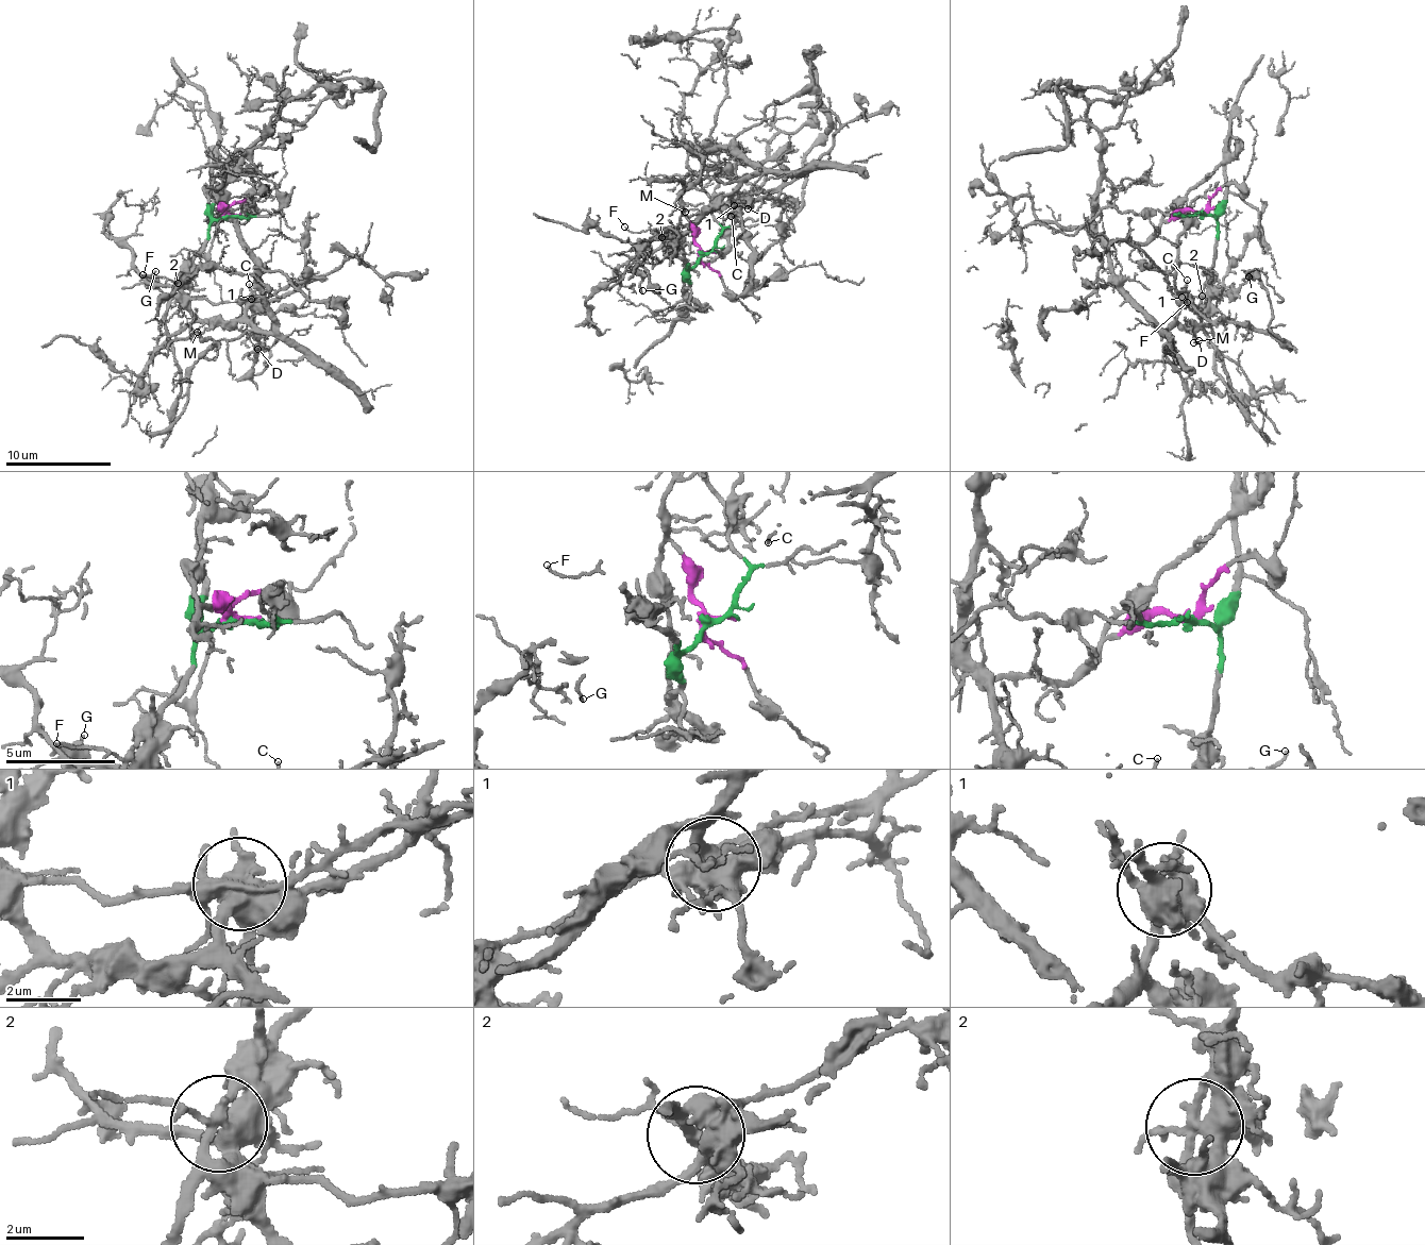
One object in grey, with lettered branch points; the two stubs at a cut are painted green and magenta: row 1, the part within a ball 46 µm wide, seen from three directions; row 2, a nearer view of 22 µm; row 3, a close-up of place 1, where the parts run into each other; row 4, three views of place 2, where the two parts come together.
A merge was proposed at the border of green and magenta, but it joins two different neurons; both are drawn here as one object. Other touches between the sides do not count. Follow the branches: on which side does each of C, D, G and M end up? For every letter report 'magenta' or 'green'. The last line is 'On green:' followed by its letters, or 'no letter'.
C: magenta
D: magenta
G: magenta
M: magenta
On green: no letter

